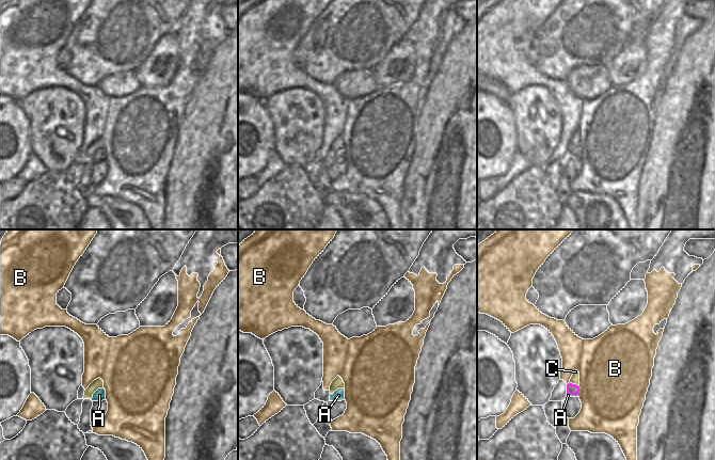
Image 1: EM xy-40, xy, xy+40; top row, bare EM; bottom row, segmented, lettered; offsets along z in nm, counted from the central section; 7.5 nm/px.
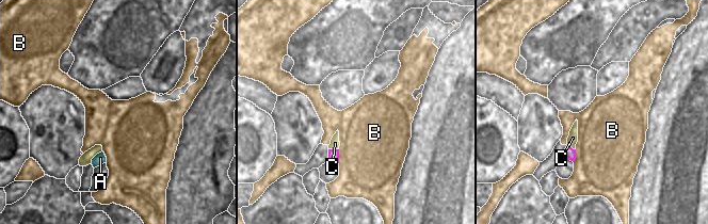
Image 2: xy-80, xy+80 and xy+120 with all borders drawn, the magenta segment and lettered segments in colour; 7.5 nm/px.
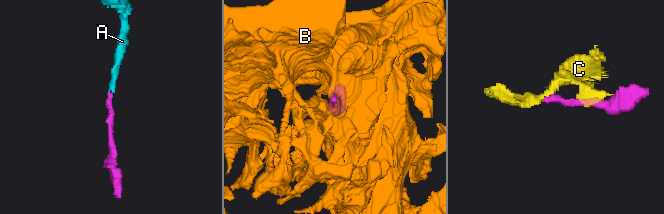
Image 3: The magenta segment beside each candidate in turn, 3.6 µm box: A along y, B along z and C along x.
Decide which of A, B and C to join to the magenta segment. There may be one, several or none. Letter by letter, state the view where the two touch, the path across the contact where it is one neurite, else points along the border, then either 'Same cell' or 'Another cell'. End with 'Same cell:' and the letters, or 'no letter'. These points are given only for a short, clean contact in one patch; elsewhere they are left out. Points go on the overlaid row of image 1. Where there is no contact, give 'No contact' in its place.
A: Touches magenta in xy+40. Path across: xy+40 (571, 389), (573, 394), (568, 395). Same cell
B: Touches magenta in xy+40. Another cell
C: Touches magenta in xy+40. Boundary: xy+40 (569, 382), (577, 385). Another cell
Same cell: A.

